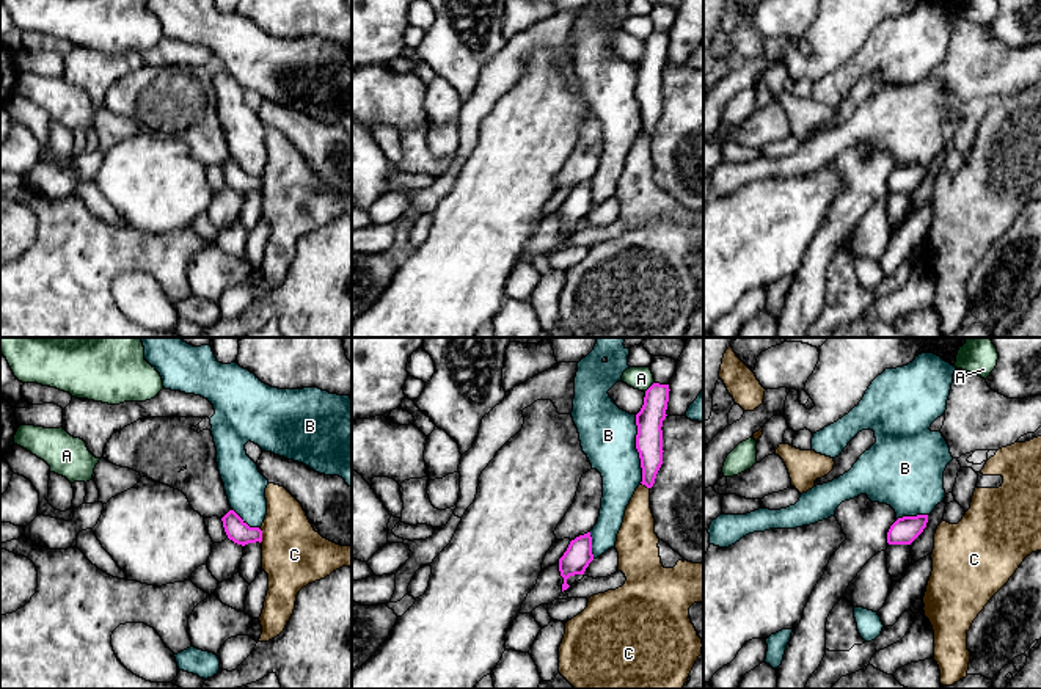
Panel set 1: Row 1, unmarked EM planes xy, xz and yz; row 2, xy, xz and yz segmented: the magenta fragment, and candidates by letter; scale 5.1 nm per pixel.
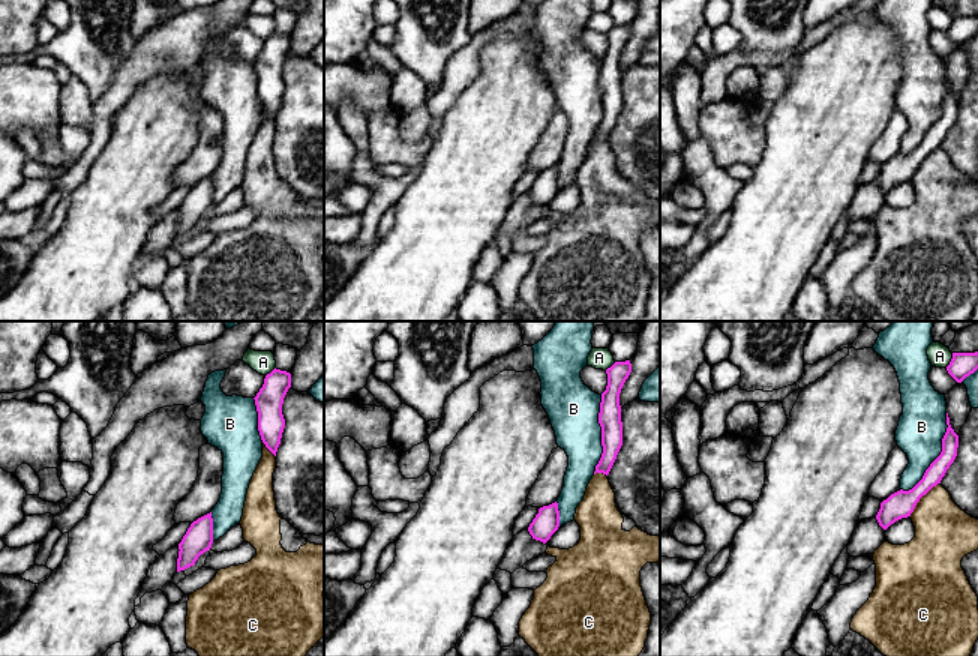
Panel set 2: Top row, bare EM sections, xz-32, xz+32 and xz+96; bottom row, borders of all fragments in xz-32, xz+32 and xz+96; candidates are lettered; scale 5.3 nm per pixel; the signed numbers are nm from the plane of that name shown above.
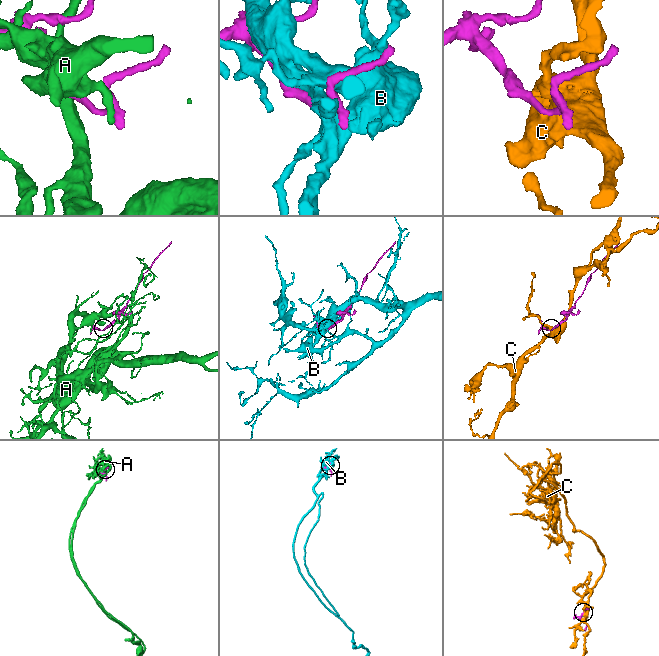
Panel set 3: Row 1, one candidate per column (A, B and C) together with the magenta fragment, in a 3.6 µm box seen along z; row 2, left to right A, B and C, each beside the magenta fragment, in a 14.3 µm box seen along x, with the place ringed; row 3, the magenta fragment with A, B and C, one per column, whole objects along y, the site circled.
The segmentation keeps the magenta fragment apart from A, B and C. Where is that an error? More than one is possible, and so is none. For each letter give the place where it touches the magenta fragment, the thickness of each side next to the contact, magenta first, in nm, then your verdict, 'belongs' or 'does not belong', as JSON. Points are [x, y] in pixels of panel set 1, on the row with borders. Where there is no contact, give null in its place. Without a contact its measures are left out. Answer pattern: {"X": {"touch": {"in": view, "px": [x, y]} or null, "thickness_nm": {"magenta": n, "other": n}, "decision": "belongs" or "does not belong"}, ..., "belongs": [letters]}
{"A": {"touch": {"in": "xz", "px": [650, 386]}, "thickness_nm": {"magenta": 140, "other": 120}, "decision": "does not belong"}, "B": {"touch": {"in": "xz", "px": [636, 448]}, "thickness_nm": {"magenta": 140, "other": 280}, "decision": "belongs"}, "C": {"touch": {"in": "xy", "px": [261, 535]}, "thickness_nm": {"magenta": 120, "other": 320}, "decision": "does not belong"}, "belongs": ["B"]}

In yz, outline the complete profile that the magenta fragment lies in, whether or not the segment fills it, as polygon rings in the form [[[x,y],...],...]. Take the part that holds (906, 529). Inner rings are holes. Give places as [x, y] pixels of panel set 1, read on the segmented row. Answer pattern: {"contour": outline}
{"contour": [[[928,515],[898,518],[887,532],[889,545],[911,545],[926,527]]]}

